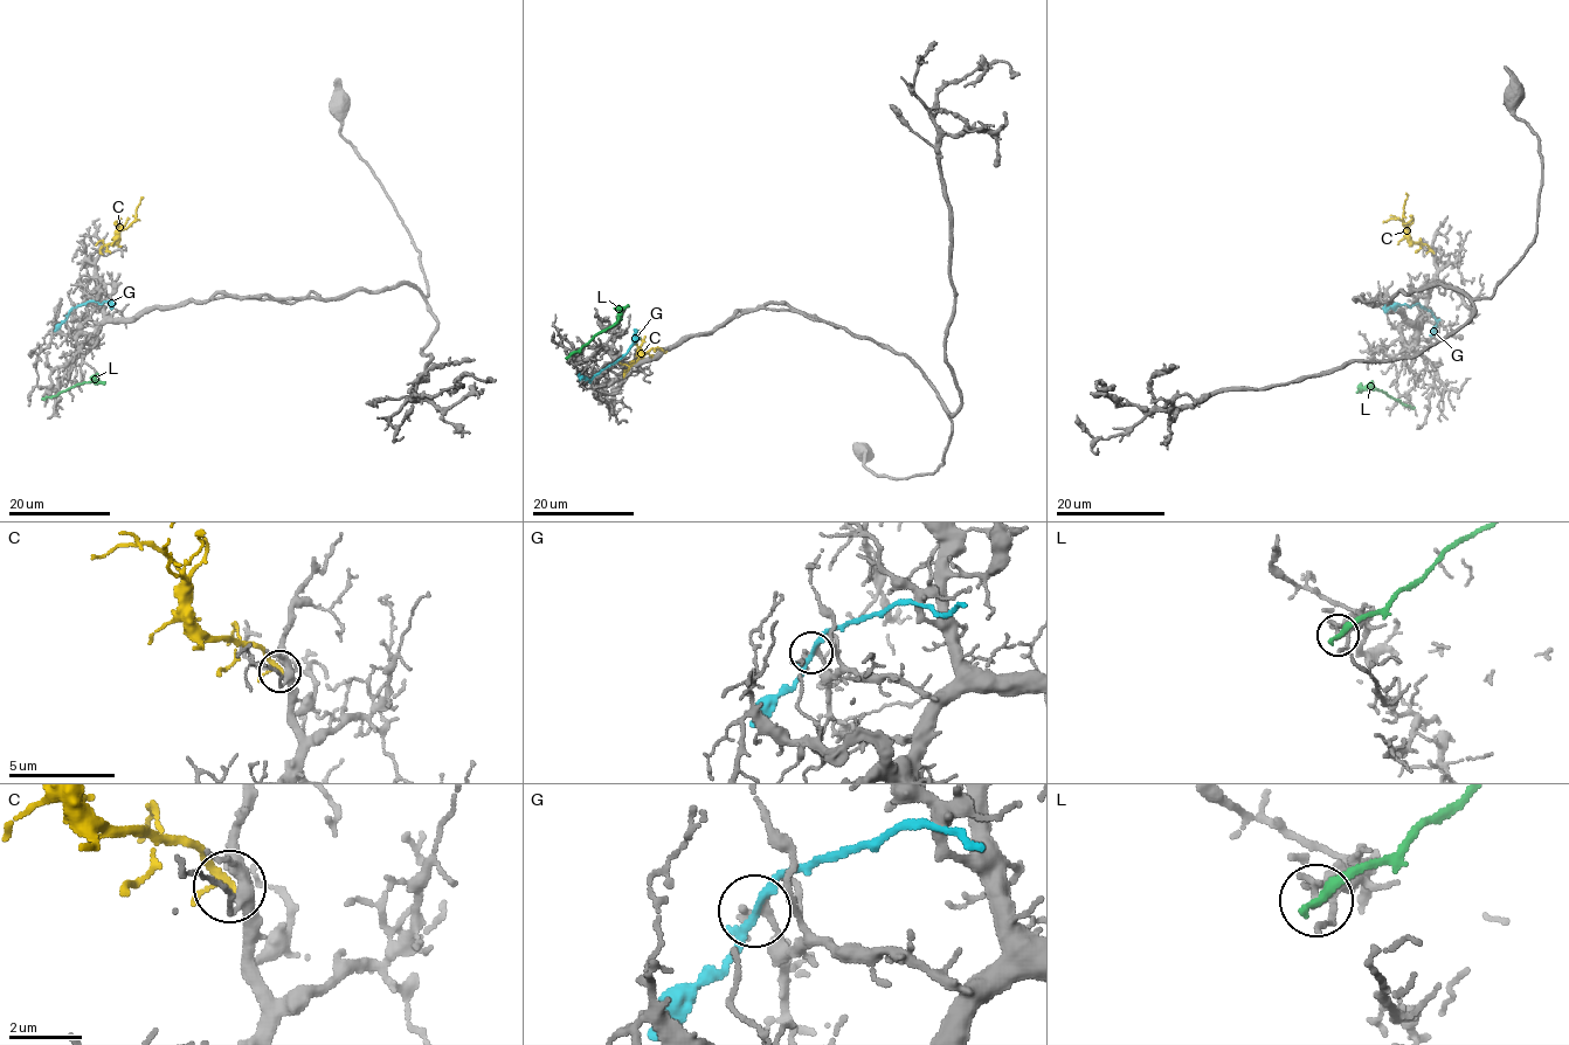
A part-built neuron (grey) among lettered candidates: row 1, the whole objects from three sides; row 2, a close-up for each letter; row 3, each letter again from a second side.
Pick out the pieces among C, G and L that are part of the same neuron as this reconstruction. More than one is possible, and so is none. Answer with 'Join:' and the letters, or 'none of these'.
Join: C

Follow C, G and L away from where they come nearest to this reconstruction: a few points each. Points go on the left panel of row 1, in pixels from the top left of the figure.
C: (99, 251), (112, 244), (117, 235), (133, 222), (143, 198)
G: (69, 312), (88, 302), (112, 306)
L: (45, 399), (91, 380), (104, 385)

